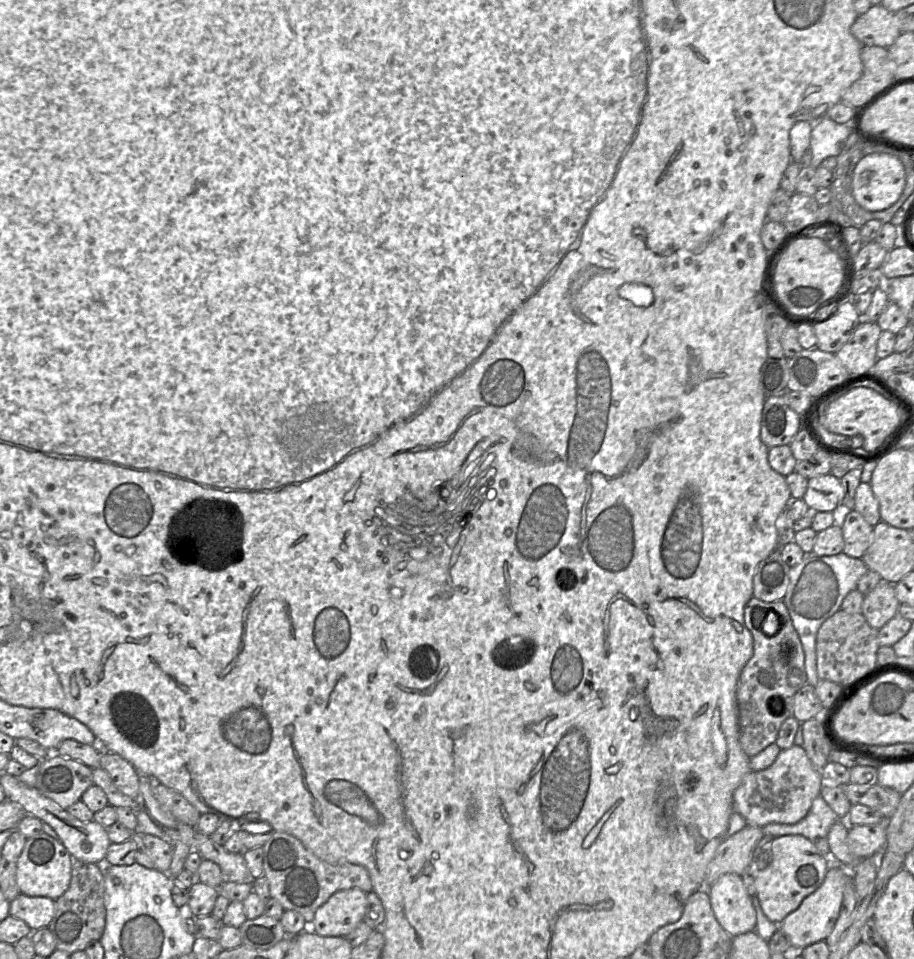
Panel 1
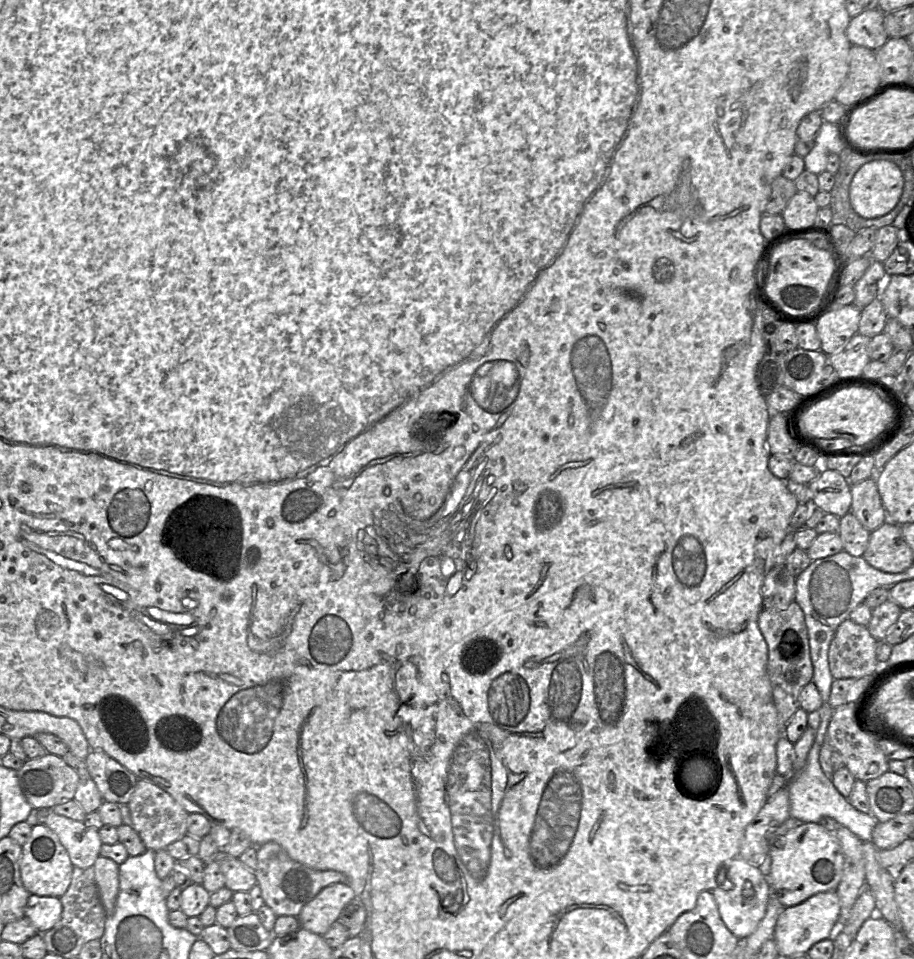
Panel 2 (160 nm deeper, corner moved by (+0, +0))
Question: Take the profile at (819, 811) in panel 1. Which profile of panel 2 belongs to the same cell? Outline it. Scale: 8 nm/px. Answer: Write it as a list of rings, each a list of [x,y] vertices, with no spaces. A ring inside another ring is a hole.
[[[824,703],[819,709],[821,722],[816,730],[815,740],[807,756],[804,767],[789,777],[786,786],[789,792],[790,818],[800,820],[802,823],[819,823],[824,817],[836,820],[841,826],[848,828],[862,841],[871,841],[872,832],[877,820],[872,814],[862,813],[856,810],[848,800],[843,797],[835,788],[831,779],[826,777],[819,763],[819,752],[826,743],[827,732],[830,720],[833,715],[833,708]]]

